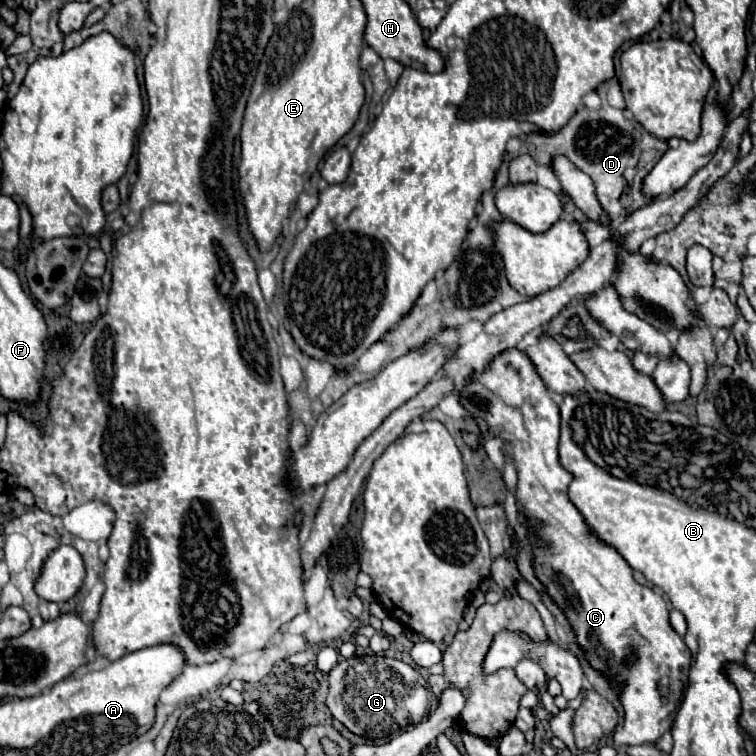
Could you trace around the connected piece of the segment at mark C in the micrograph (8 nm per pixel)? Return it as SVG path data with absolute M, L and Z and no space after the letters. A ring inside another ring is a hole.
M508 348L498 356L494 356L492 362L482 372L474 372L472 382L468 382L458 392L458 396L460 404L472 416L480 418L494 438L500 438L502 442L512 446L508 458L514 462L518 474L514 496L520 506L520 516L538 524L538 528L536 524L530 524L526 528L526 536L530 542L534 540L544 542L544 546L532 546L534 574L546 586L550 598L566 614L566 620L570 622L572 632L576 636L576 642L584 650L584 656L590 662L590 666L602 672L612 682L612 686L620 688L618 700L624 708L624 724L614 732L614 744L616 746L654 744L656 740L662 738L666 730L672 728L676 720L676 708L680 706L680 700L684 696L692 654L684 644L684 640L670 626L664 598L650 588L646 590L632 578L632 568L628 566L628 562L616 552L616 548L604 544L592 532L580 510L570 502L566 492L574 476L568 470L564 470L558 460L558 436L560 436L558 404L550 398L548 388L540 378L540 374L536 372L532 360L526 356L526 352L518 348Z

